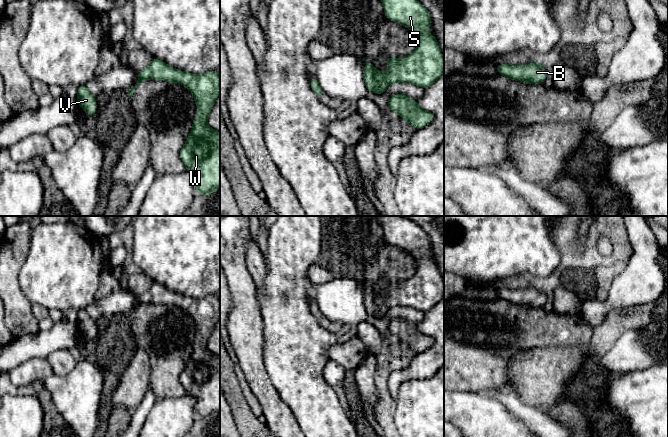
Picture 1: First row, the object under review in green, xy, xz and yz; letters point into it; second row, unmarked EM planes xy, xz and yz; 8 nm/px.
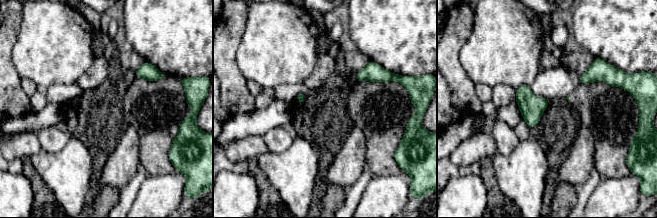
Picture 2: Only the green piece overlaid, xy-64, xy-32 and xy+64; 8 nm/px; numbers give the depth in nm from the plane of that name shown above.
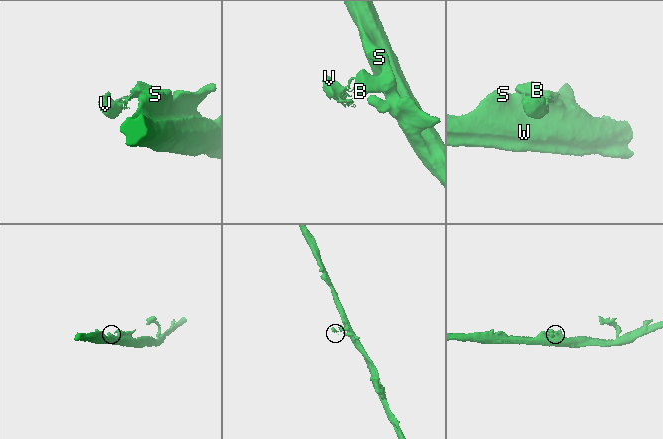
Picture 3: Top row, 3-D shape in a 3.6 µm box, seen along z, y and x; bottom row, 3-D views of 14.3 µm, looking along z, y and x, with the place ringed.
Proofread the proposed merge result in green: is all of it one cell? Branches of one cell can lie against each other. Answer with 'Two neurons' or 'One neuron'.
Two neurons

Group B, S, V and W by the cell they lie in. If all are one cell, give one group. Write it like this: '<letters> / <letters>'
B S W / V

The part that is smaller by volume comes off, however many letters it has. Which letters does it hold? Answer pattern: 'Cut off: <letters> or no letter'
Cut off: V

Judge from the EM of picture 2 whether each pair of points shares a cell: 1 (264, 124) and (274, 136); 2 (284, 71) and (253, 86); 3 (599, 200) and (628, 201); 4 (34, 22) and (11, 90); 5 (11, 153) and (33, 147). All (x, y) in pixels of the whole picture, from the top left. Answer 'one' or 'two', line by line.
1: two
2: two
3: one
4: two
5: one

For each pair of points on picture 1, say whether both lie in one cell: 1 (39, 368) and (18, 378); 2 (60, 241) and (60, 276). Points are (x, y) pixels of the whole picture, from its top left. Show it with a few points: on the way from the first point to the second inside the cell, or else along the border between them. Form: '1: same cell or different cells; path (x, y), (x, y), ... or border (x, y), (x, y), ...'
1: same cell; path (34, 369), (23, 375)
2: same cell; path (60, 250), (60, 267)

